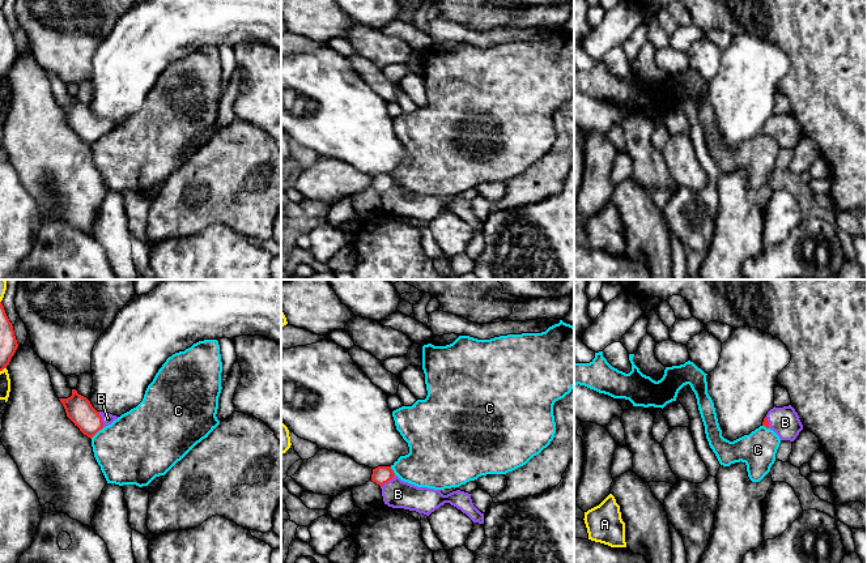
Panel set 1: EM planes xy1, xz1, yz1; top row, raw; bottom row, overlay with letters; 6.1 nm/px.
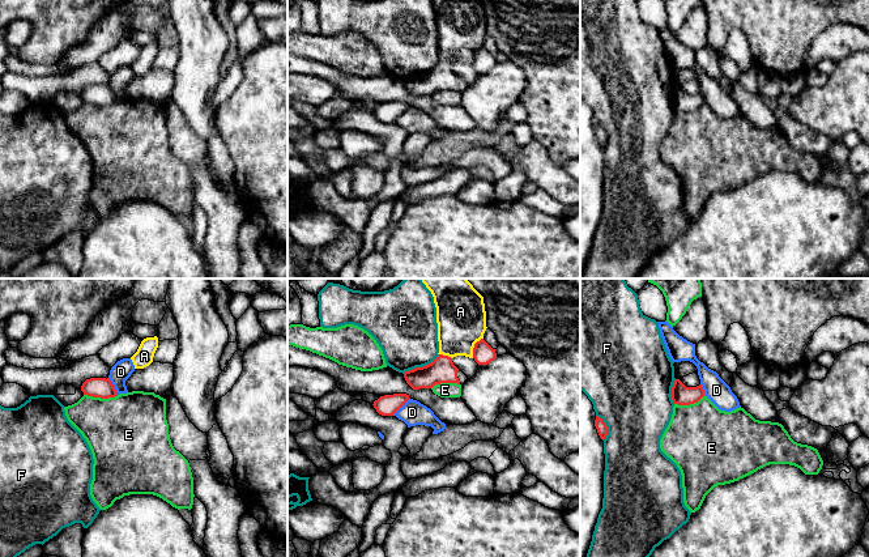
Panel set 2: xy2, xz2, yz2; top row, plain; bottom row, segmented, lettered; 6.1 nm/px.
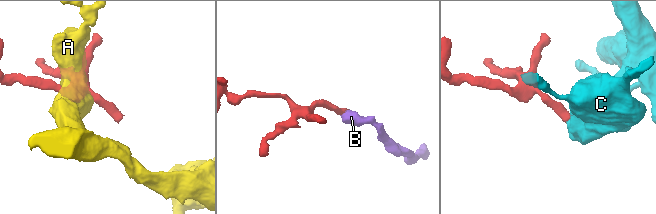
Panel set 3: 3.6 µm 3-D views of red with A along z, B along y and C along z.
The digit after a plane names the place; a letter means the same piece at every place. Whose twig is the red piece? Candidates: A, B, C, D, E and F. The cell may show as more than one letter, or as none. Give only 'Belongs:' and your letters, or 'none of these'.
Belongs: B

